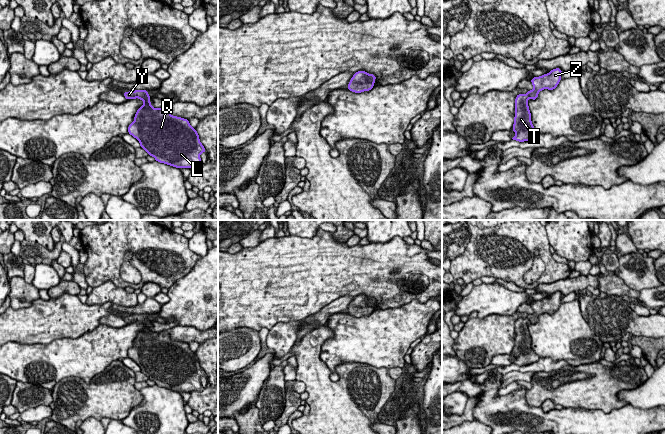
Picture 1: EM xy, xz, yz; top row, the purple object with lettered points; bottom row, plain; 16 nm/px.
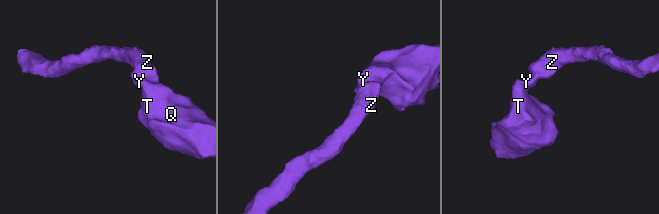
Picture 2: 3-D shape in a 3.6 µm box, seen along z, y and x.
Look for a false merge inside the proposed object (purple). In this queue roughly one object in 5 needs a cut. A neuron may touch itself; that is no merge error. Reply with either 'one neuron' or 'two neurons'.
one neuron

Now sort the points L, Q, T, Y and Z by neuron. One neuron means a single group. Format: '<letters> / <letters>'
L Q T Y Z

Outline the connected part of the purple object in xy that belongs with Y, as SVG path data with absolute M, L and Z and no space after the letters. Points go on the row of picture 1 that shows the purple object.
M134 90L123 93L127 100L139 98L144 104L138 108L134 121L128 126L128 133L136 138L140 147L144 149L148 155L155 158L159 163L164 163L176 168L192 168L202 167L200 154L206 149L199 139L199 135L193 128L188 119L172 116L169 107L154 108L151 105L147 90Z

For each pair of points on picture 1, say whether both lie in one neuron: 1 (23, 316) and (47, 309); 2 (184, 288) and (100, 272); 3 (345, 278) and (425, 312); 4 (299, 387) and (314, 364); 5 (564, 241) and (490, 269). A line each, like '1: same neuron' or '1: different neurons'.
1: same neuron
2: different neurons
3: different neurons
4: different neurons
5: different neurons

